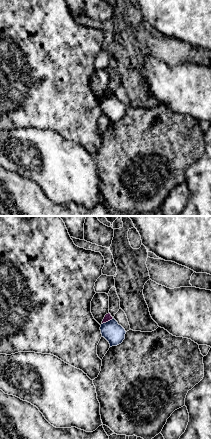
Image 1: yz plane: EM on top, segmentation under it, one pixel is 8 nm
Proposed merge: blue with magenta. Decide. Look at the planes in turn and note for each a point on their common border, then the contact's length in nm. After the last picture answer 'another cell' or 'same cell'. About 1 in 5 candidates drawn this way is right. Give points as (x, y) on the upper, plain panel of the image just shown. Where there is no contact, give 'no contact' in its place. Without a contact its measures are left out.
(108, 97) | 110 nm

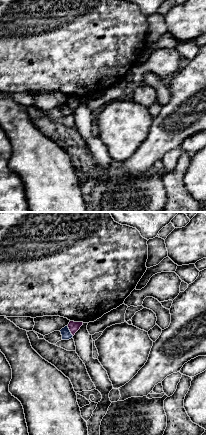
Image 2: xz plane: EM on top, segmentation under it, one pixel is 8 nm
(69, 107) | 90 nm

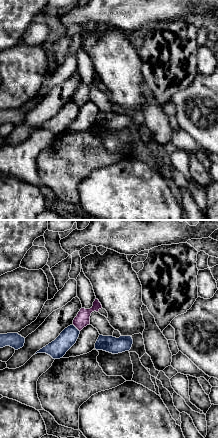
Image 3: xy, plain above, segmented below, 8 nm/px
(76, 104) | 80 nm

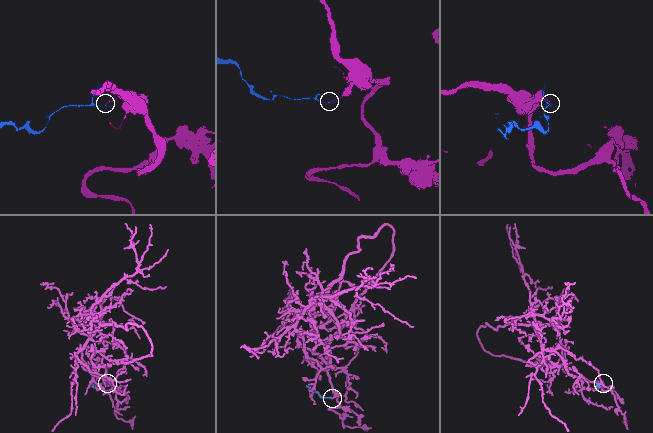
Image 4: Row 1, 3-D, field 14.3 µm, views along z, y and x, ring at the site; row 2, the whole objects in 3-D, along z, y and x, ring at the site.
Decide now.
another cell

